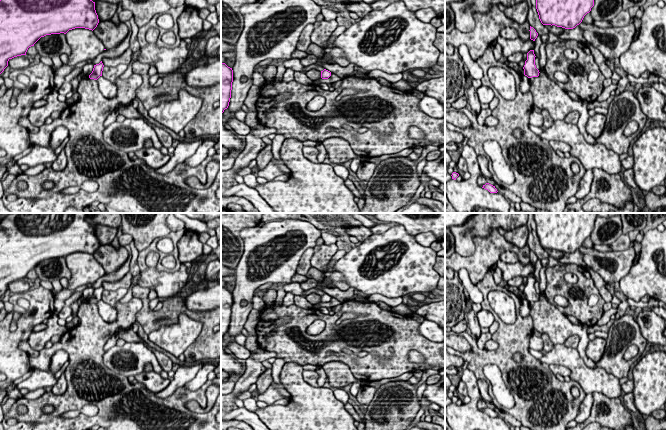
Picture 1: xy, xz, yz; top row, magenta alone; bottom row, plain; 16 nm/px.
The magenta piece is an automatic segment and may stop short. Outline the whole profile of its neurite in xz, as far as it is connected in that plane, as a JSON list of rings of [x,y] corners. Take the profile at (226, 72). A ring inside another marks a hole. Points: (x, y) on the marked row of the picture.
[[[221,63],[221,113],[228,108],[233,82],[233,70]]]

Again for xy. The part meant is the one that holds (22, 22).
[[[0,0],[0,74],[14,57],[26,55],[29,47],[46,35],[66,34],[75,28],[94,30],[99,23],[92,0]]]

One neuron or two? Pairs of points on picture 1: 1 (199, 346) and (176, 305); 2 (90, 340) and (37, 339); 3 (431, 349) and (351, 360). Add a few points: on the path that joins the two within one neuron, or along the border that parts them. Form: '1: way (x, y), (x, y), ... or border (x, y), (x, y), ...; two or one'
1: way (206, 333), (206, 323), (199, 316), (189, 313); one
2: border (44, 348), (39, 352); two
3: way (411, 343), (382, 343), (370, 353); one

